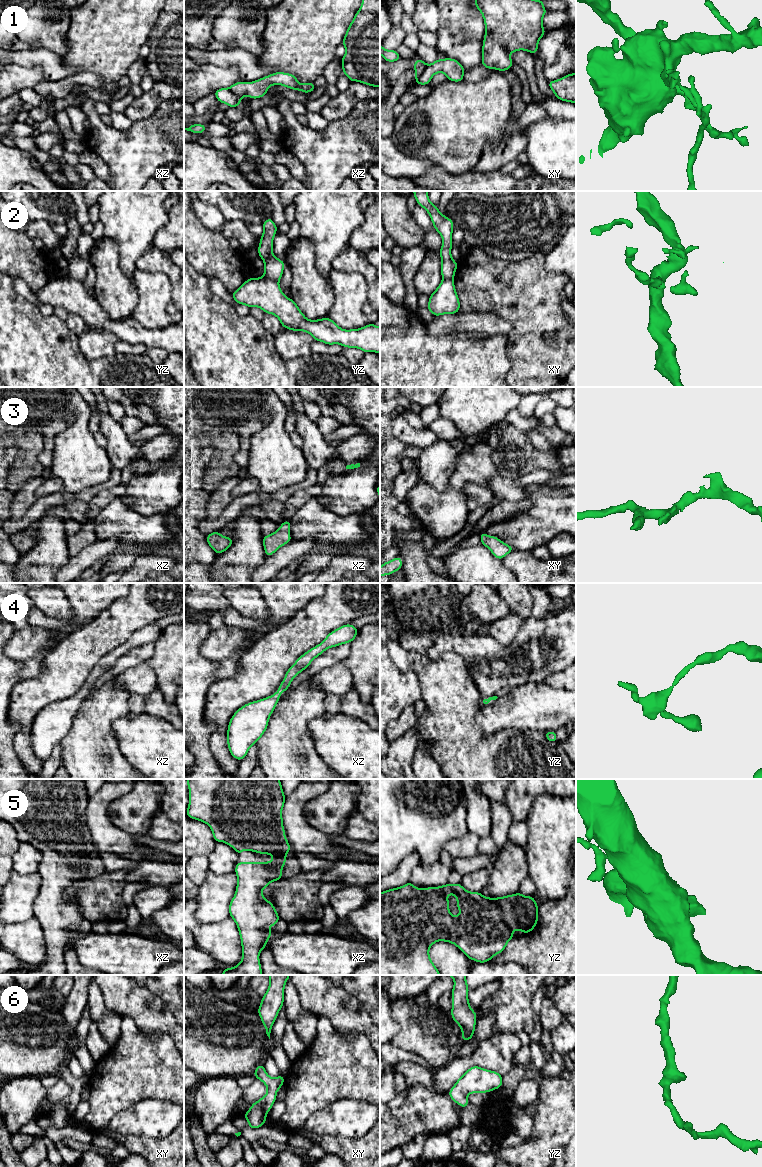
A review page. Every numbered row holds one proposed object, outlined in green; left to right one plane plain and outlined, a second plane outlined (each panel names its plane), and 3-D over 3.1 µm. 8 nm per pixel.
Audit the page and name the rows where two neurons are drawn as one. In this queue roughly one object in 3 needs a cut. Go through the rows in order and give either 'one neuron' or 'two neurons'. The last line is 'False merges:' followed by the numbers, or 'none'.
1: two neurons
2: two neurons
3: one neuron
4: one neuron
5: one neuron
6: one neuron
False merges: 1, 2

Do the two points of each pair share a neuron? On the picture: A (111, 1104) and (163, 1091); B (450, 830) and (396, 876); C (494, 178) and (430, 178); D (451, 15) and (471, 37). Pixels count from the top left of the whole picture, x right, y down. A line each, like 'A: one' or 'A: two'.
A: one
B: two
C: one
D: one

